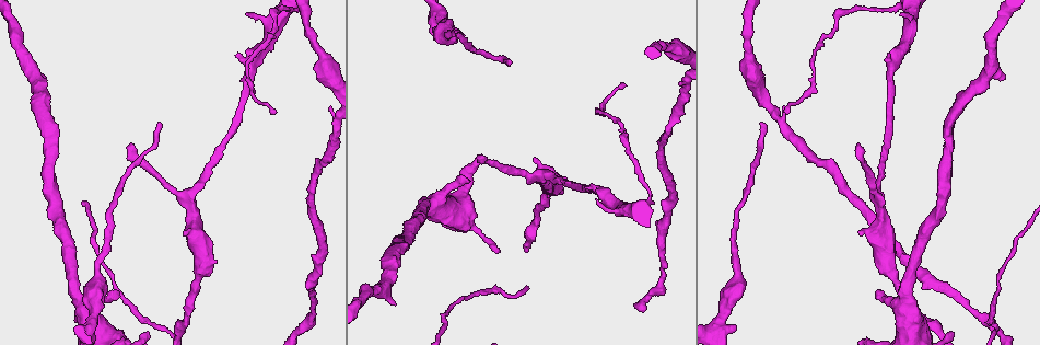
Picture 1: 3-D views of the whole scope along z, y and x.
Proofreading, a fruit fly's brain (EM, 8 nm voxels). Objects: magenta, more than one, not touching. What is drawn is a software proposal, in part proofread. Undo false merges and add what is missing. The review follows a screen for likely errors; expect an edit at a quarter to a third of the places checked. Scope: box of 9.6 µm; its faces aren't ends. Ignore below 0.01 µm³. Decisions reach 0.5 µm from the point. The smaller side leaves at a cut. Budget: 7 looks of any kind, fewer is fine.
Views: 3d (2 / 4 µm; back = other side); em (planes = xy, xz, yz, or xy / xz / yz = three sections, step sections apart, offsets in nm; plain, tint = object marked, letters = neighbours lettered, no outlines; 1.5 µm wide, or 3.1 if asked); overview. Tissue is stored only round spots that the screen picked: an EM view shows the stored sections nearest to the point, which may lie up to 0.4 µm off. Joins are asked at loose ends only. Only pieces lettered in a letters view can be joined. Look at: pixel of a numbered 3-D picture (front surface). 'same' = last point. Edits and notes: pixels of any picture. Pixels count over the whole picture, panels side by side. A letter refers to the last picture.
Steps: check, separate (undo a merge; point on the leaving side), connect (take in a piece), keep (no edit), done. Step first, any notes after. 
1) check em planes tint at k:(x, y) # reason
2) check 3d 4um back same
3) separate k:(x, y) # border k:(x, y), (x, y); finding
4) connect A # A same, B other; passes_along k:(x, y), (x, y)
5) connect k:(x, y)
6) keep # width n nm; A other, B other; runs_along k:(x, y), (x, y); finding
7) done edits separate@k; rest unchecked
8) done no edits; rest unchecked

check em planes plain at 1:(315, 312) # sudden change in width

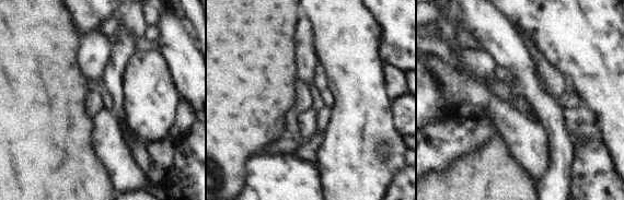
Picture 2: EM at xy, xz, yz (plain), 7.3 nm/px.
check em planes letters same

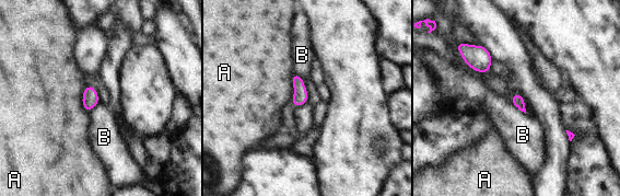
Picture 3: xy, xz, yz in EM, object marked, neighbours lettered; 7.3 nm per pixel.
keep # width 90 nm; longest_contact B 170 nm; A other, B other; all the same cell

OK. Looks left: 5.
check em planes plain at 1:(248, 15) # branch stops here

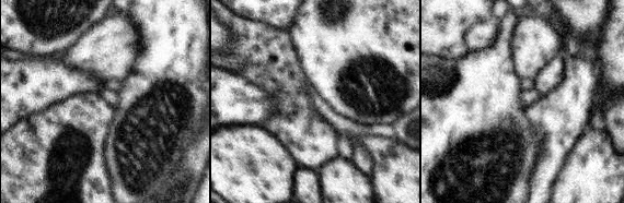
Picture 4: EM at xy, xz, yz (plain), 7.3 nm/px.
check em planes tint same

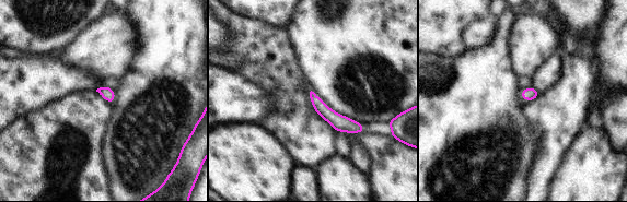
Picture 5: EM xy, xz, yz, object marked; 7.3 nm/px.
check em planes letters same # what lies round it

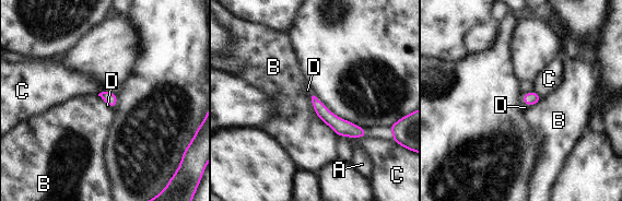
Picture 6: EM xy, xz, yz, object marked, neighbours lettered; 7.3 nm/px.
connect 6:(307, 90) # A other, B other, C other, D same; passes_along 6:(336, 123), (312, 99), (307, 90); the cell continues

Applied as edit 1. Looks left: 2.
done edits connect@6; rest unchecked

